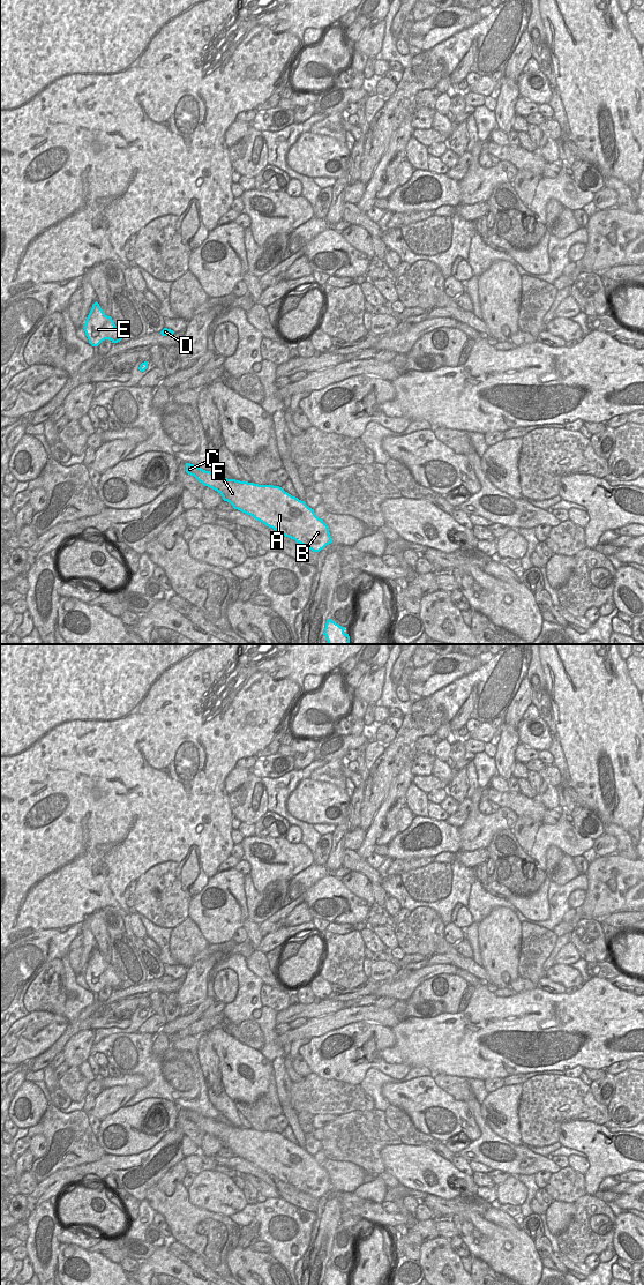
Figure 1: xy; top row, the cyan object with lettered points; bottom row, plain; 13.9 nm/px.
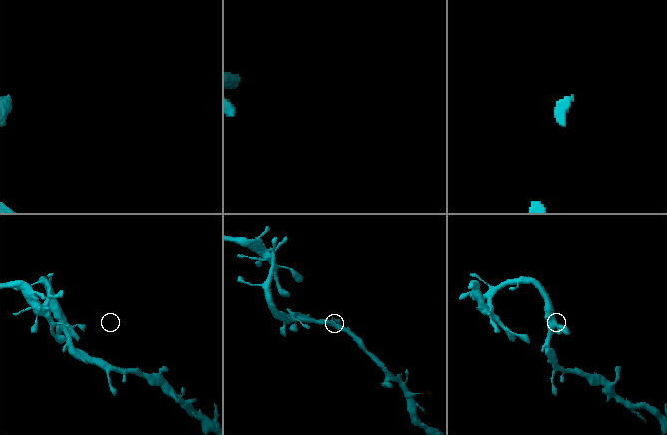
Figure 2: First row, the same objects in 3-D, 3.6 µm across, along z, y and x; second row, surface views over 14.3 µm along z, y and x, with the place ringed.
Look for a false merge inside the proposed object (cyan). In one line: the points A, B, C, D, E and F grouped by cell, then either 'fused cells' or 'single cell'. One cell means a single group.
A B C D E F | single cell

